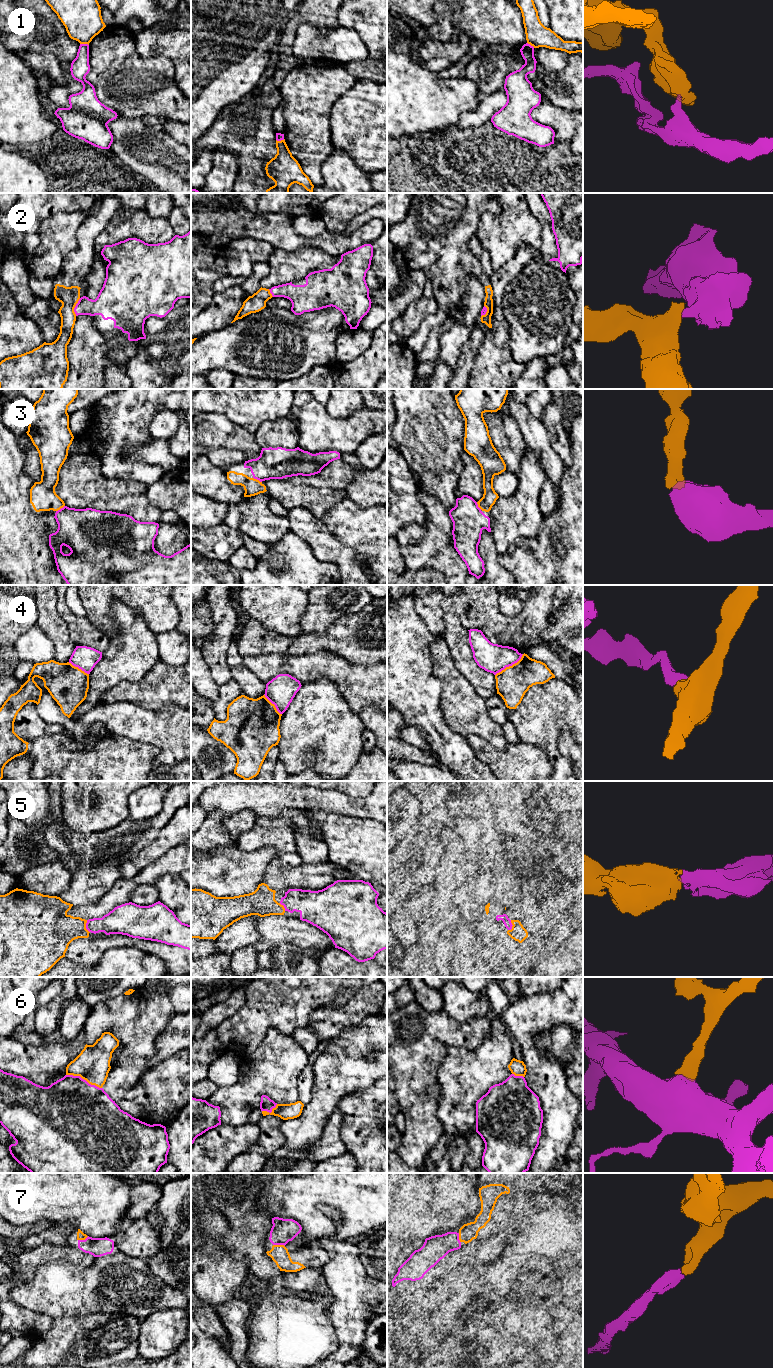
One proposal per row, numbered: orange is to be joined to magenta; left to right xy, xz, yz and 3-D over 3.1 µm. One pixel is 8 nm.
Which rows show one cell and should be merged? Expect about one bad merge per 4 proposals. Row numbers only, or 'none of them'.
3, 5, 6, 7

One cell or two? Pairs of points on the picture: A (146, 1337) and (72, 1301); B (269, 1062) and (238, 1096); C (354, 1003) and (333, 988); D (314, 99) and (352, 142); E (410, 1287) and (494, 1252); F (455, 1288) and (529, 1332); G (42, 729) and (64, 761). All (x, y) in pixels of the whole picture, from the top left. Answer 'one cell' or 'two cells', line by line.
A: two cells
B: one cell
C: two cells
D: two cells
E: one cell
F: two cells
G: two cells

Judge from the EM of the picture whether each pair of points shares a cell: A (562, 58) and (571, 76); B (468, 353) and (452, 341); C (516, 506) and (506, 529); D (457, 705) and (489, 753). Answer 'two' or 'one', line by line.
A: two
B: two
C: one
D: two

